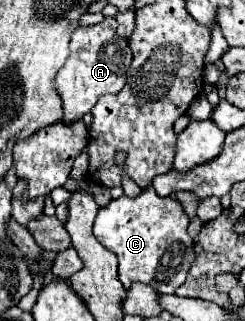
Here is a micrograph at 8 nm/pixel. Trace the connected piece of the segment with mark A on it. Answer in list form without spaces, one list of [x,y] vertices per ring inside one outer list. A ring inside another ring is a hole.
[[[105,18],[103,22],[87,28],[77,28],[71,34],[69,58],[65,66],[55,76],[55,90],[63,102],[63,122],[71,124],[81,120],[83,114],[91,112],[101,94],[117,94],[125,82],[131,66],[131,50],[125,38],[117,36],[115,18]]]

